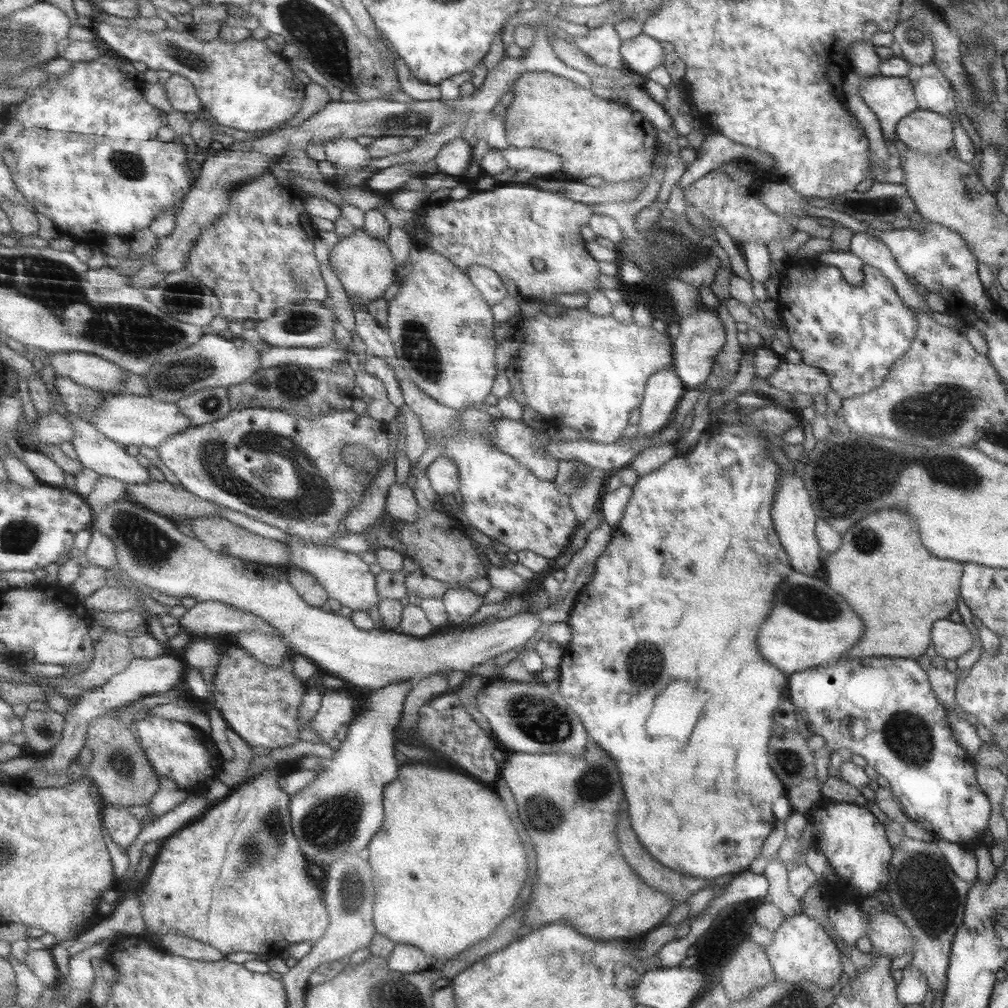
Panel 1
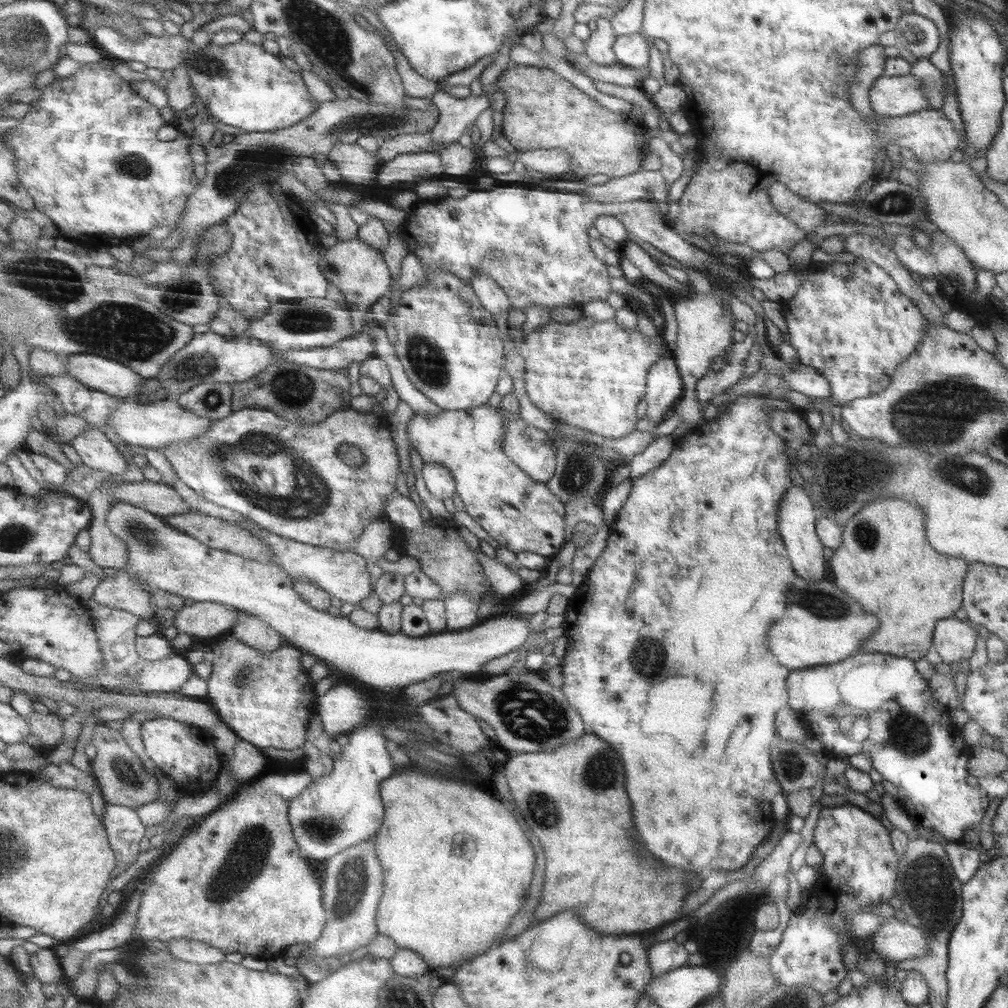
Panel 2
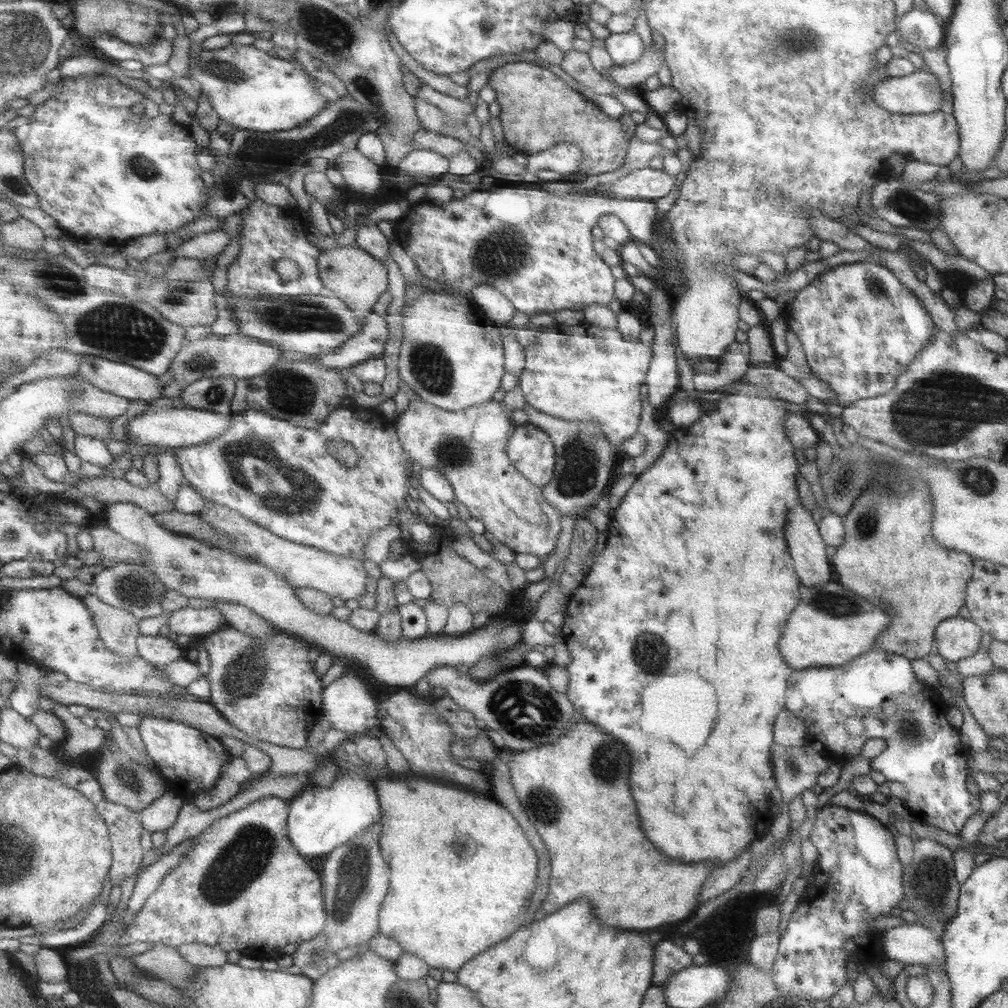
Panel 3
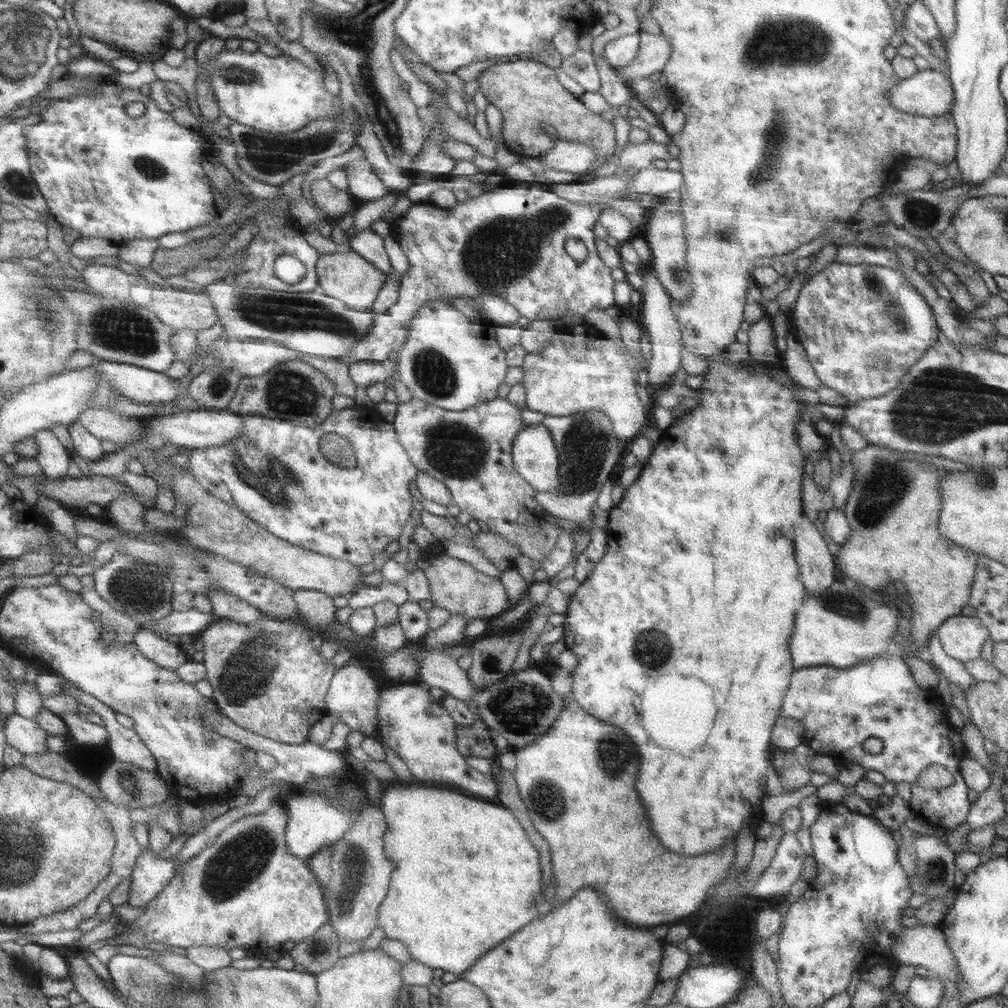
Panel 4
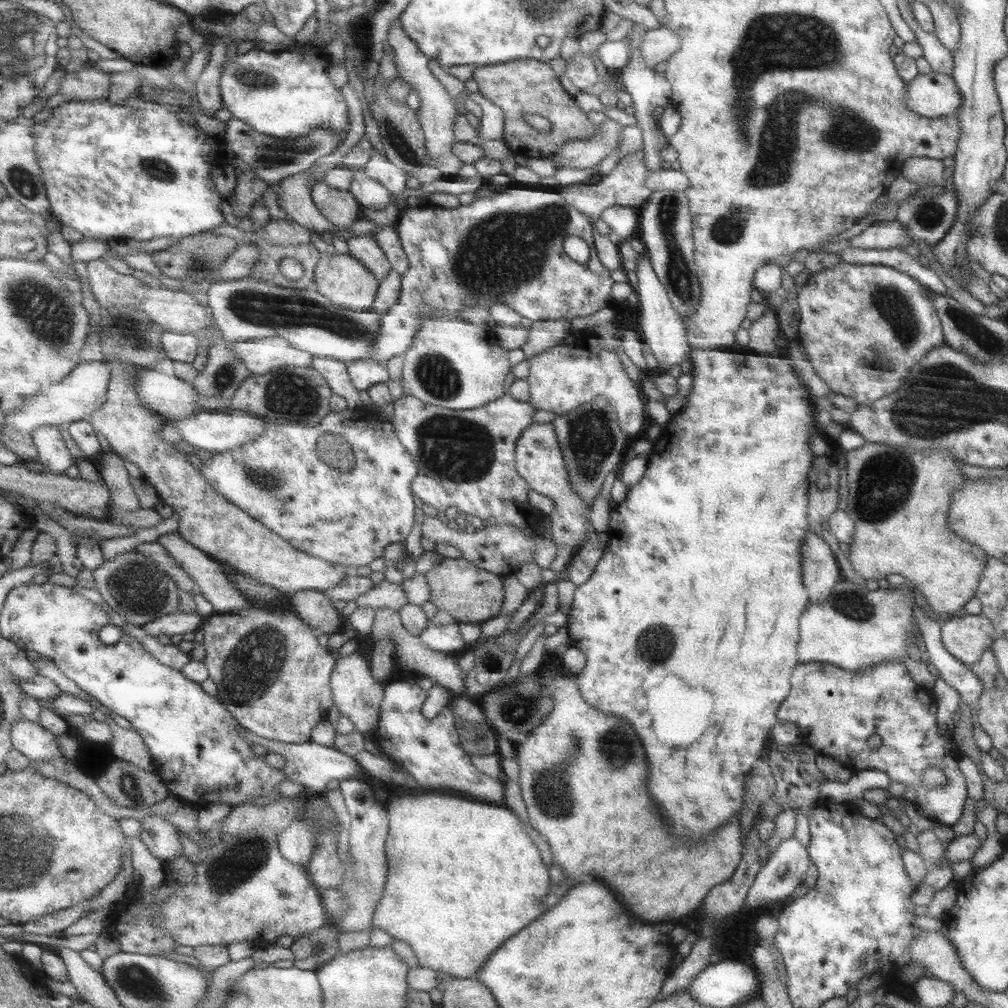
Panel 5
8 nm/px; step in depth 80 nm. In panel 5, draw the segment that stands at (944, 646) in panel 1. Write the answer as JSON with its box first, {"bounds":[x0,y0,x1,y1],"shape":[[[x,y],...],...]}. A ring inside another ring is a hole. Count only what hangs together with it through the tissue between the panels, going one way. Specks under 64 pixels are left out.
{"bounds":[941,614,996,666],"shape":[[[983,614],[947,619],[942,623],[941,637],[946,650],[969,666],[978,662],[996,639],[993,624]]]}

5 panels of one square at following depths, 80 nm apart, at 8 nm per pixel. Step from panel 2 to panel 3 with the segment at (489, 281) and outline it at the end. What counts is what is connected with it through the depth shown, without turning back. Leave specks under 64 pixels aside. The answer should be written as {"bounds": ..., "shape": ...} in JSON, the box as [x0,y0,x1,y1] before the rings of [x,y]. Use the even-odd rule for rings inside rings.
{"bounds":[472,284,518,326],"shape":[[[484,284],[474,290],[472,294],[478,310],[498,325],[510,326],[518,314],[514,302],[509,300],[502,291],[496,289],[494,285]]]}

